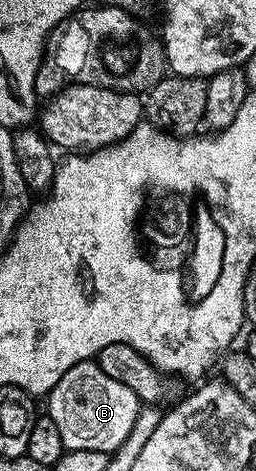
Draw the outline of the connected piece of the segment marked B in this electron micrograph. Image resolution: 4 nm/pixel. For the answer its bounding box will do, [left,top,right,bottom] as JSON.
[47,361,142,454]

